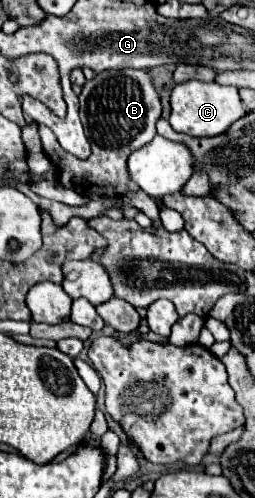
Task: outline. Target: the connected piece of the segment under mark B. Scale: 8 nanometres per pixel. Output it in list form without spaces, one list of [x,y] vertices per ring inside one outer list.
[[[112,69],[98,73],[82,87],[80,107],[84,129],[88,129],[88,139],[92,143],[92,155],[88,159],[78,159],[64,151],[54,133],[48,127],[38,125],[44,153],[58,167],[58,183],[66,189],[72,187],[84,197],[124,197],[138,191],[138,185],[134,185],[126,173],[126,159],[134,149],[140,149],[154,139],[156,121],[162,113],[150,75],[138,69]]]

